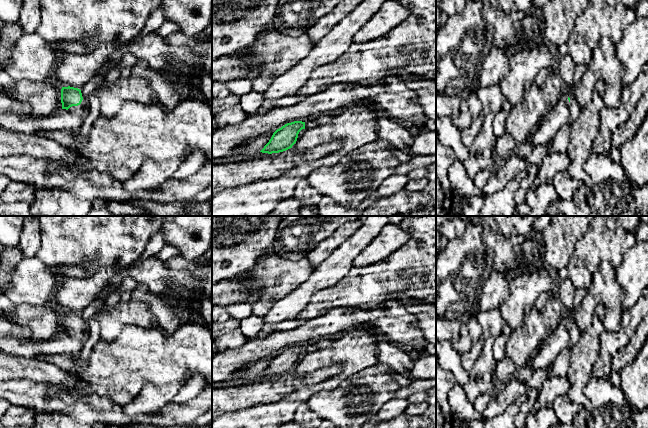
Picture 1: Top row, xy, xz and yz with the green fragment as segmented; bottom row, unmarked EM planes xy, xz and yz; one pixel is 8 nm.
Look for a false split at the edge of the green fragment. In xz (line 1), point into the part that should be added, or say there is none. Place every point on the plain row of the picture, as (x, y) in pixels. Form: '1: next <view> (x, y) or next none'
1: next none

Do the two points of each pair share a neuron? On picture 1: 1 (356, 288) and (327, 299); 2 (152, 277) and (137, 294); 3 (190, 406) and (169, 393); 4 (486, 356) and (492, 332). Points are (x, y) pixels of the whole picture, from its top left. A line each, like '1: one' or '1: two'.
1: one
2: two
3: two
4: one

